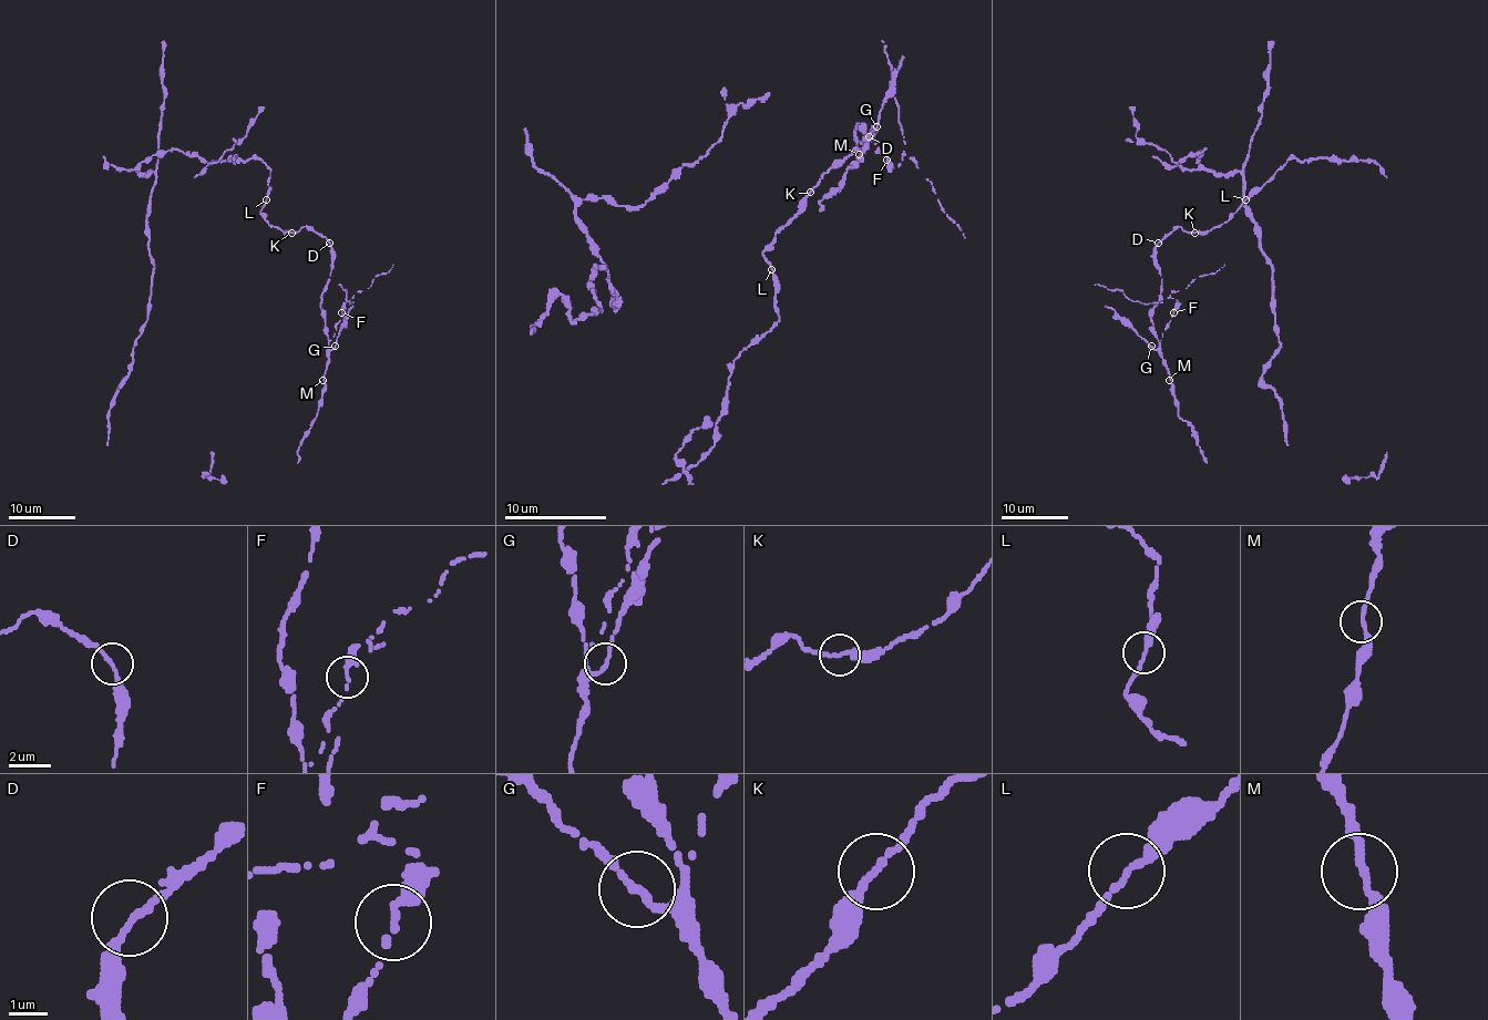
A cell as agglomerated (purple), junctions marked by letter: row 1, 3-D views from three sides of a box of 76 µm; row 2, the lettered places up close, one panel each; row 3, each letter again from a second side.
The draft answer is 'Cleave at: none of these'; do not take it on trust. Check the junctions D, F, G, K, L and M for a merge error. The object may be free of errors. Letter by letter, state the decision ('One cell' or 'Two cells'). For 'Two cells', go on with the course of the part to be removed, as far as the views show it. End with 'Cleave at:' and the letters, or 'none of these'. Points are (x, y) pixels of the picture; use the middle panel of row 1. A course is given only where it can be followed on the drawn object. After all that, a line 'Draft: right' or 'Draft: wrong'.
D: One cell
F: Two cells. Course of the part to remove: (886, 160), (894, 167), (902, 160), (904, 142), (891, 65), (881, 40)
G: One cell
K: One cell
L: One cell
M: One cell
Cleave at: F
Draft: wrong

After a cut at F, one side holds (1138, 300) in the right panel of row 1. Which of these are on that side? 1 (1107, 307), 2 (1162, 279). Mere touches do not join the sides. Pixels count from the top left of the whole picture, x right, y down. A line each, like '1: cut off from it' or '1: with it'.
1: cut off from it
2: cut off from it

